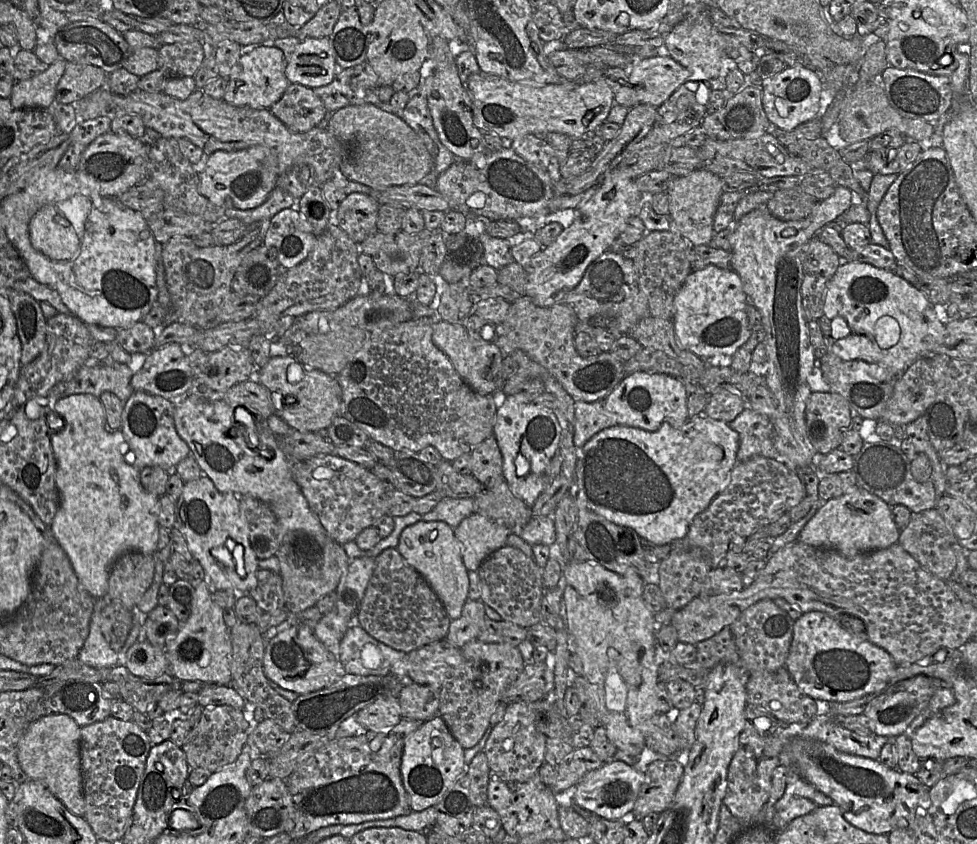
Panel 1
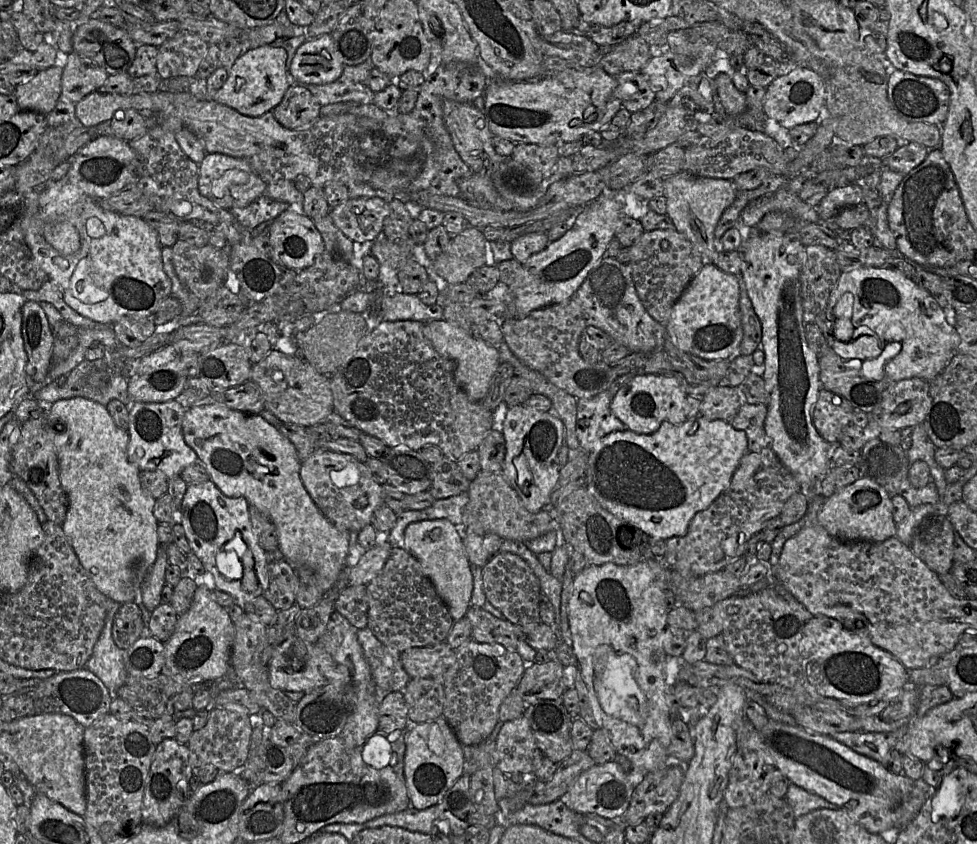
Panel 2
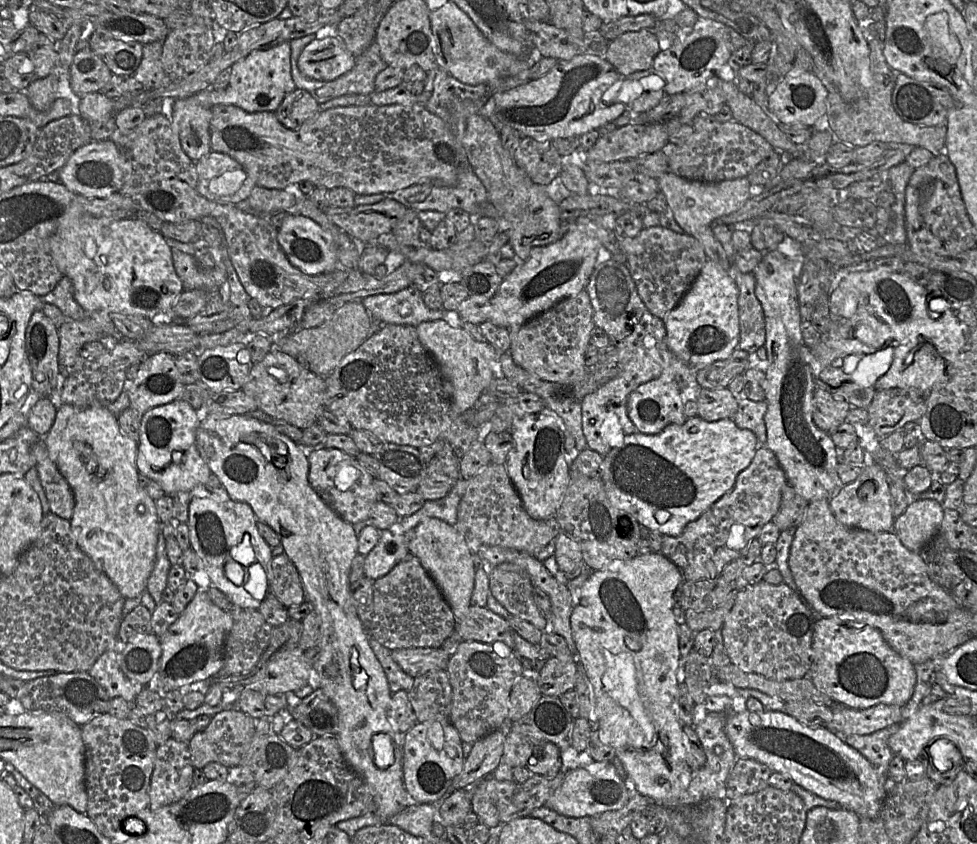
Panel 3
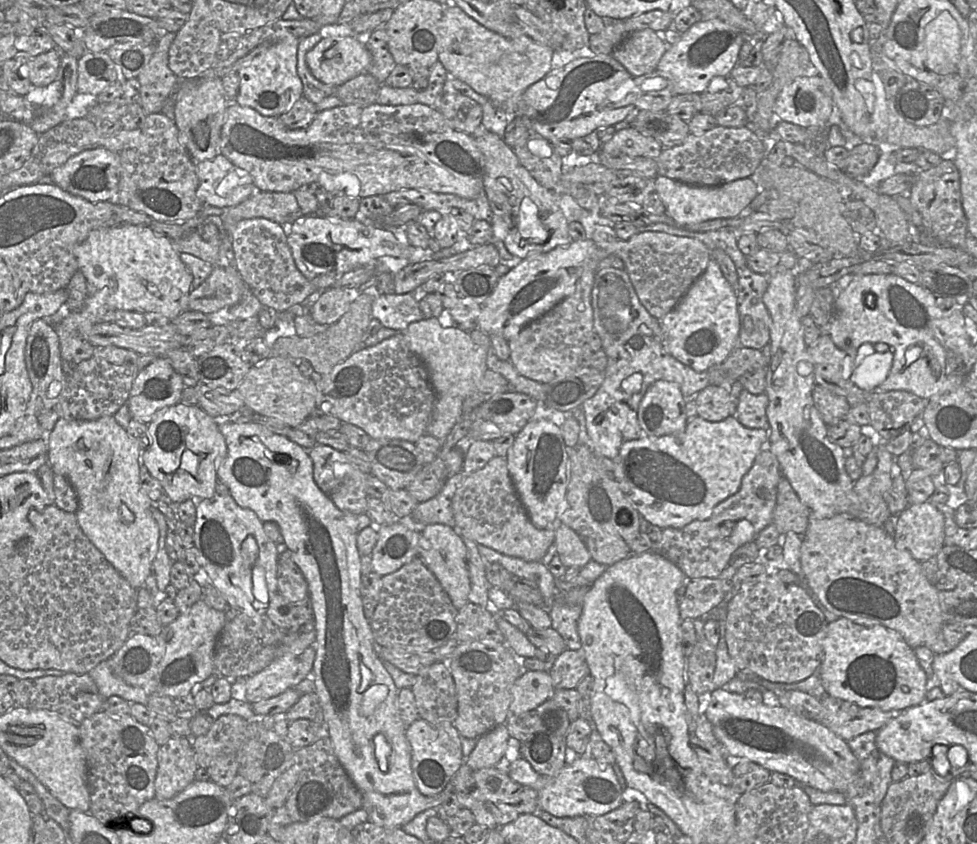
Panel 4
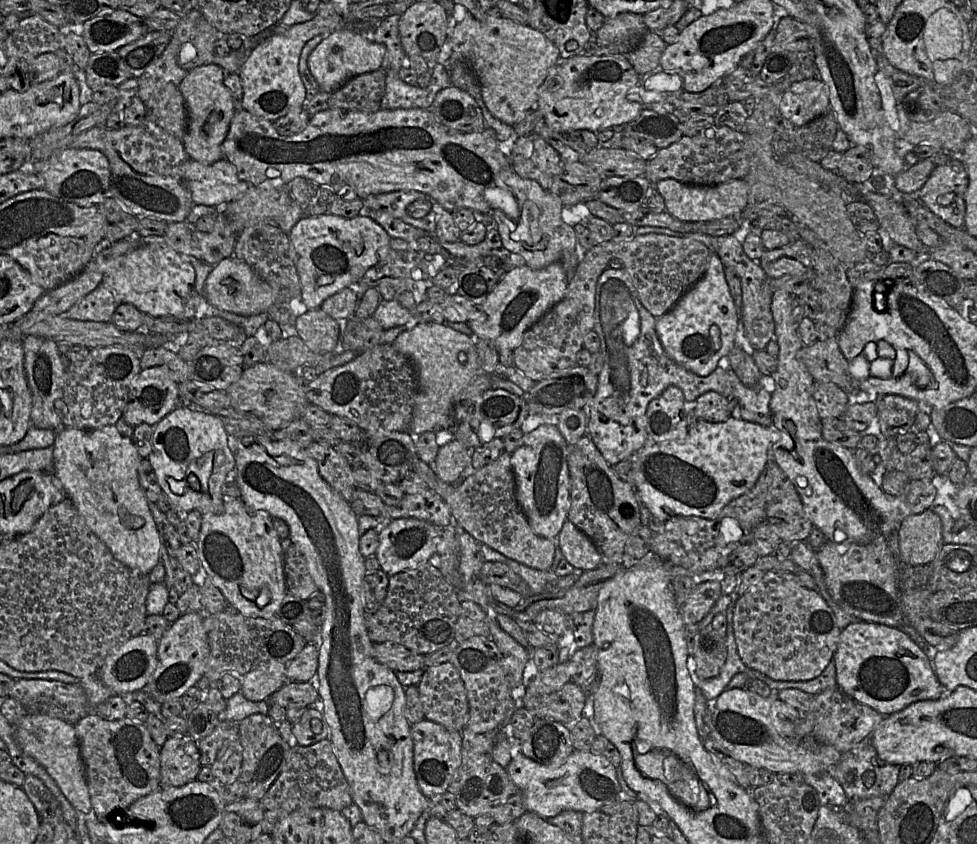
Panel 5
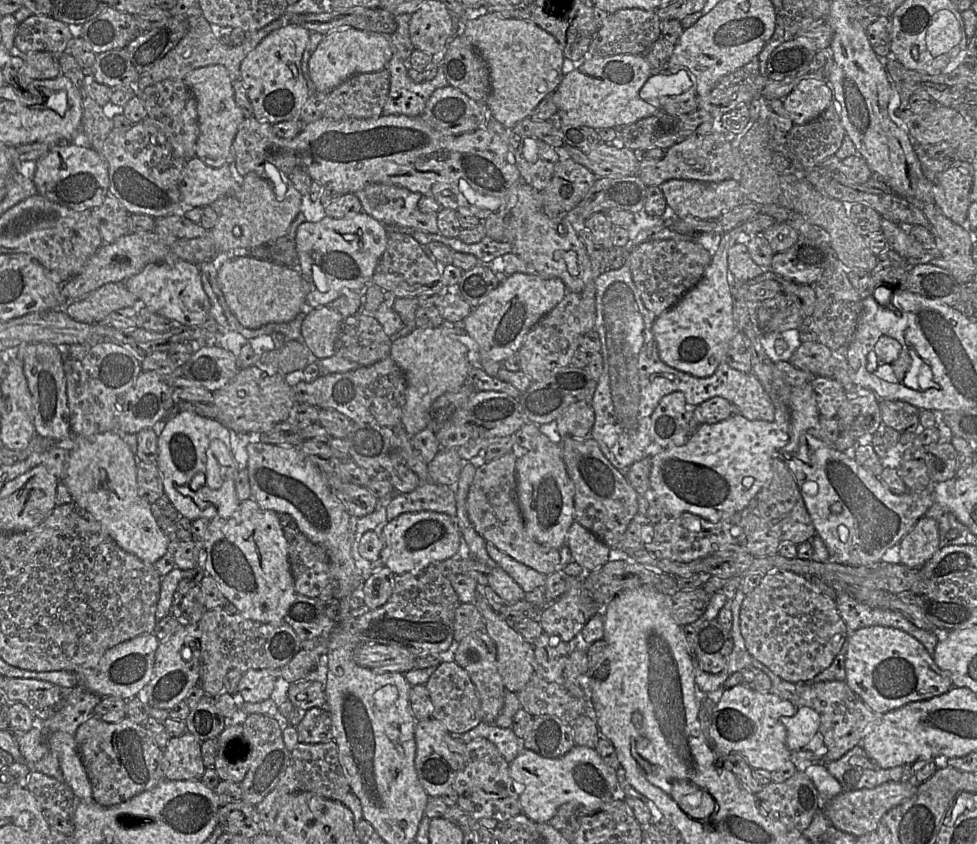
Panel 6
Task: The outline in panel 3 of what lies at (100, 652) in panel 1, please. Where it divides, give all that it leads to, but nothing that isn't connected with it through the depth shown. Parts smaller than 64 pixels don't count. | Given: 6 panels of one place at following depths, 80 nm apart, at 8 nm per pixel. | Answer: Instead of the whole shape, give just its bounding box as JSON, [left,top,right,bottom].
[88,639,145,705]

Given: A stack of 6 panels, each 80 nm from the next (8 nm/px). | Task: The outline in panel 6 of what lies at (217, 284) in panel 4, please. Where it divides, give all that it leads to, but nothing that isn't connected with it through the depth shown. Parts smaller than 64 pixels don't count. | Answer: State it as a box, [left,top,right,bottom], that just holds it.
[217,256,308,329]

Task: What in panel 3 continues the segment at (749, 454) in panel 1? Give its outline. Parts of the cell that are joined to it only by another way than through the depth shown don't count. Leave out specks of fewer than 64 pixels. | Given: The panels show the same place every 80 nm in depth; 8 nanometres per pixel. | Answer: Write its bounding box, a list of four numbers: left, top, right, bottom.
[733,398,767,448]

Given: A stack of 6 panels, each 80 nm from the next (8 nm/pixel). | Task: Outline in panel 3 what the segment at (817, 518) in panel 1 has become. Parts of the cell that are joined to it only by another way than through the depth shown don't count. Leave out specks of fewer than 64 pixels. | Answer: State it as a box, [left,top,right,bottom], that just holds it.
[829,462,894,532]

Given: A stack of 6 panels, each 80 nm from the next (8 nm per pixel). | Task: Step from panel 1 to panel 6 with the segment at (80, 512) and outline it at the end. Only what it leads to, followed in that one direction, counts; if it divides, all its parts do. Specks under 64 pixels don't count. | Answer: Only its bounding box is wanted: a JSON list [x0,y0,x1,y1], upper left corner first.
[63,431,169,565]

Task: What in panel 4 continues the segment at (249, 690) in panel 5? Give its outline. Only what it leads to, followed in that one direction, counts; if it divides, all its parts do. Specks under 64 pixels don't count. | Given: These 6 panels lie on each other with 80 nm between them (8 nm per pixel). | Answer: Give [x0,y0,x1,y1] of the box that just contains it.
[232,653,303,703]

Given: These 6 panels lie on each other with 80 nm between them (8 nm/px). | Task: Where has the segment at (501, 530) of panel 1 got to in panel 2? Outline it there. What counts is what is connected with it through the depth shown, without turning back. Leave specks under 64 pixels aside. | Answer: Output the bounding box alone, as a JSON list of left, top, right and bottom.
[461,528,504,567]

